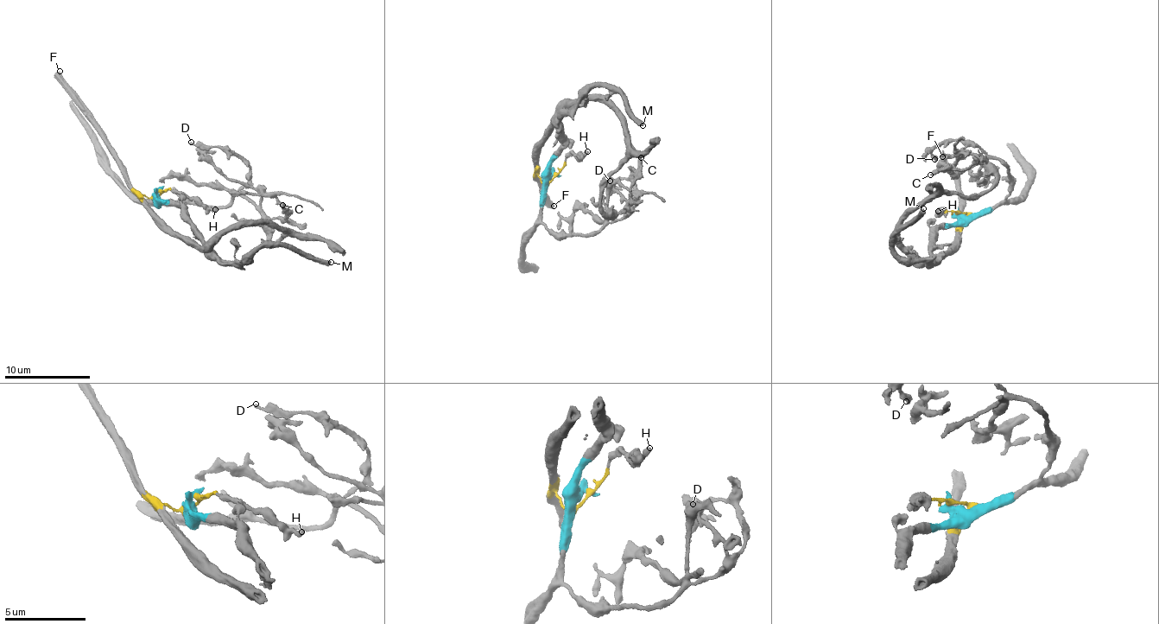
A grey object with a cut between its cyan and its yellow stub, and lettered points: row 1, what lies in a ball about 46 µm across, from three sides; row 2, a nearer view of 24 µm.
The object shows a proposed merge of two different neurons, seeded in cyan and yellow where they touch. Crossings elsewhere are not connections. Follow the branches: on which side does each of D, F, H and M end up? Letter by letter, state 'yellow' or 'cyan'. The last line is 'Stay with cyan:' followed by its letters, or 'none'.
D: cyan
F: yellow
H: yellow
M: cyan
Stay with cyan: D, M

